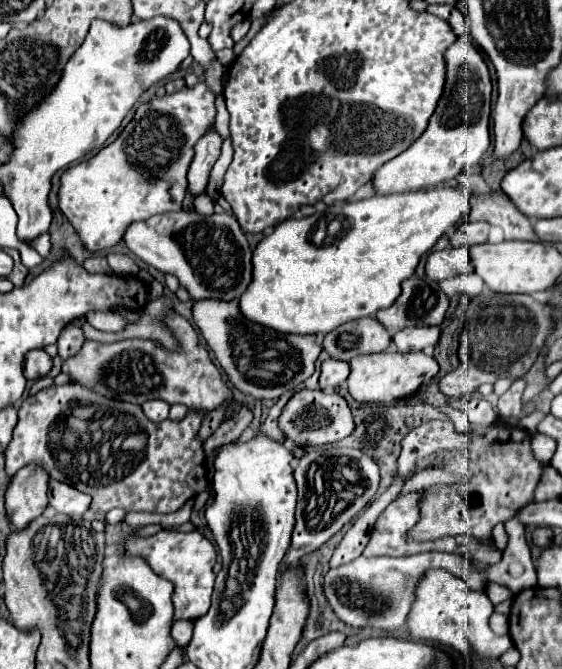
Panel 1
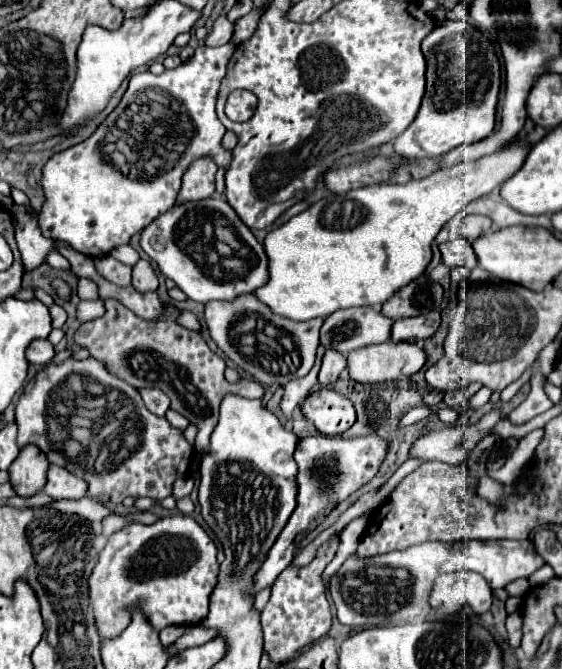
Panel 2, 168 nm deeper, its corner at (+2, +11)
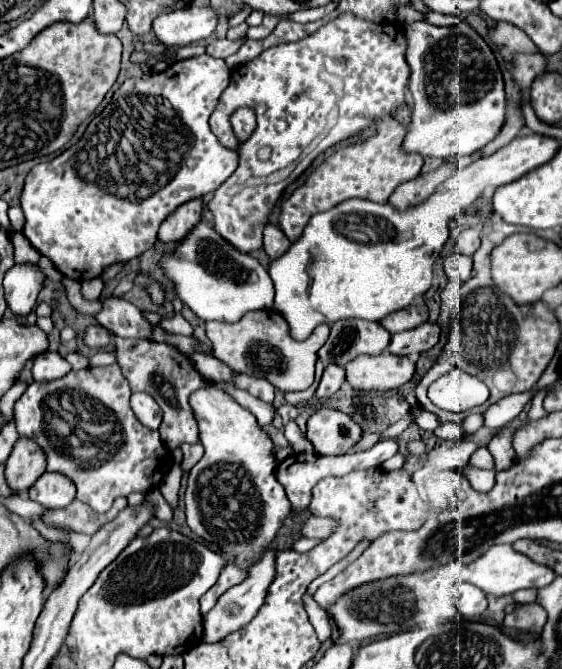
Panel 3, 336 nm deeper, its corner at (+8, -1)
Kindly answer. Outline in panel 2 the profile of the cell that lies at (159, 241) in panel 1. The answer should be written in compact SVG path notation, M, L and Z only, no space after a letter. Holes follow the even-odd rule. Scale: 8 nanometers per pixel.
M218 196L172 206L140 232L140 248L158 264L166 278L174 280L190 300L200 304L210 300L234 300L240 294L254 292L268 280L268 258L262 244L258 244L230 204ZM216 242L224 242L234 252L244 248L242 266L230 270L234 266L220 264L222 256L214 248Z

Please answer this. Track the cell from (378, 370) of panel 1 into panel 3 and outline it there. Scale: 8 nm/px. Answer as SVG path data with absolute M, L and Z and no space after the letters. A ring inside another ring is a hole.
M388 350L378 354L378 356L358 356L352 362L346 364L346 382L354 388L354 390L392 390L392 388L400 388L402 384L406 384L414 374L414 362L410 362L410 358L406 356L394 356Z

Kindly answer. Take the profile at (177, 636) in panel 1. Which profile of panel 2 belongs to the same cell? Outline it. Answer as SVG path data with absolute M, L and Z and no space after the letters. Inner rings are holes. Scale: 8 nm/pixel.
M174 624L174 626L168 626L168 628L164 628L162 632L160 632L160 642L162 642L162 646L164 648L168 648L172 642L176 642L182 634L184 634L184 626L180 626L180 624Z

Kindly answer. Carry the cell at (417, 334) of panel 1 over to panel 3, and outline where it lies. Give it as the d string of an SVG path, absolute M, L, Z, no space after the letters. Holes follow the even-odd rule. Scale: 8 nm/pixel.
M424 322L418 328L406 330L406 332L398 332L392 336L388 352L390 354L398 354L398 356L408 356L408 354L420 354L430 350L436 342L438 342L438 324L430 324Z

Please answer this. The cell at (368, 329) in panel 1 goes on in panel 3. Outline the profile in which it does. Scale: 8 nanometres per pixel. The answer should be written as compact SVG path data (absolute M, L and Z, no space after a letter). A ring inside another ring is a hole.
M346 318L330 328L330 338L318 350L320 360L326 364L346 366L360 354L382 354L388 348L390 332L380 322Z

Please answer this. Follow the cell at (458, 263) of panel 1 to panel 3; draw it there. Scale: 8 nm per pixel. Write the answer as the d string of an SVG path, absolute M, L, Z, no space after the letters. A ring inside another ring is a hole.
M452 254L444 262L444 272L448 274L450 280L466 282L472 272L472 258L468 258L464 254Z

